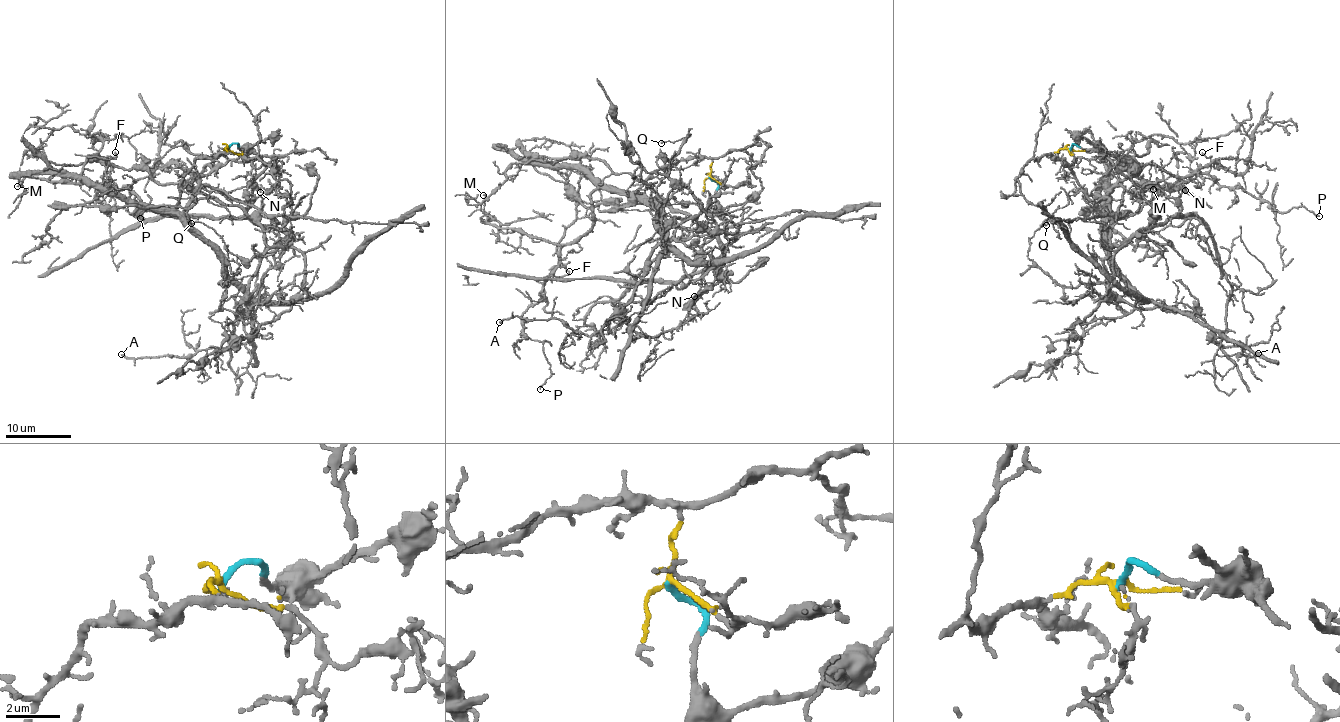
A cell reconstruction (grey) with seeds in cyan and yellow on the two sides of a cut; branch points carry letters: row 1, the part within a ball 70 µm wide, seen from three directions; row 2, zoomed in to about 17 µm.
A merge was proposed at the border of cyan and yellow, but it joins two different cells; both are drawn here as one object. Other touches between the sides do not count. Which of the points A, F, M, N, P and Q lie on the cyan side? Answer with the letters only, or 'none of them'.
none of them

